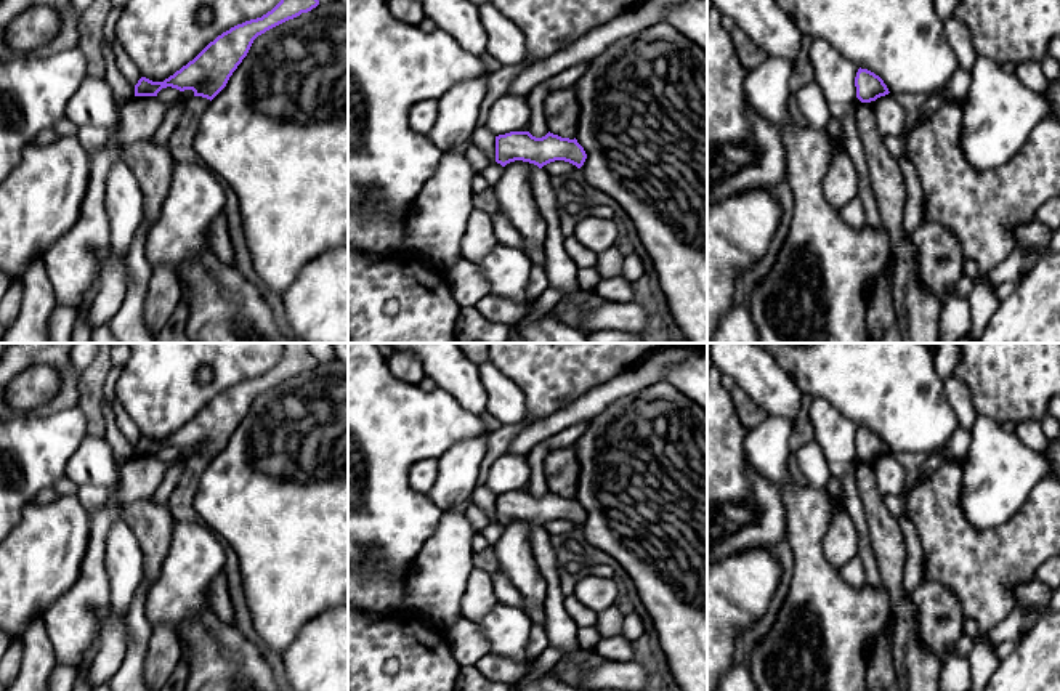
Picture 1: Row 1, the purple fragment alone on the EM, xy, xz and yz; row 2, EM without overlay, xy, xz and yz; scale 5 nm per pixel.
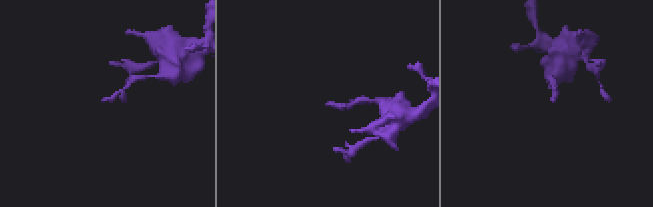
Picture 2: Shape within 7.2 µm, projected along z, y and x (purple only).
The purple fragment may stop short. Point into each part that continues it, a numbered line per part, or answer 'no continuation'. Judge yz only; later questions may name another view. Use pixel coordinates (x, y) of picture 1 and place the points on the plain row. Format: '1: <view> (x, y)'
no continuation

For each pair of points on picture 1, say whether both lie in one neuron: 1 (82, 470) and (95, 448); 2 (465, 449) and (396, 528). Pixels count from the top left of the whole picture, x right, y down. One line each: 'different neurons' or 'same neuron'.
1: same neuron
2: different neurons

